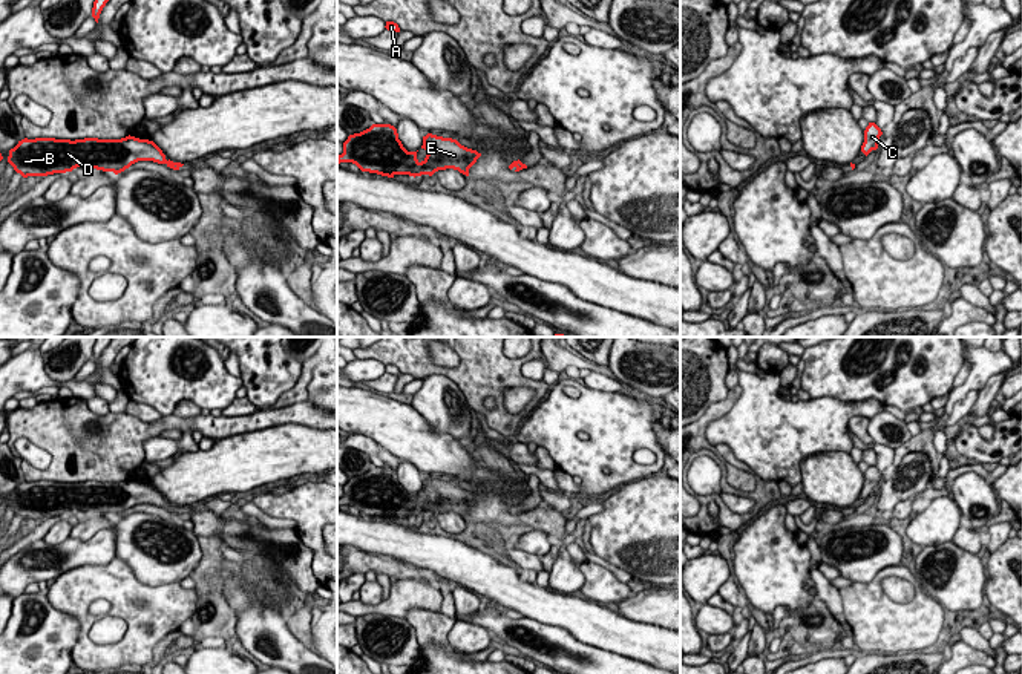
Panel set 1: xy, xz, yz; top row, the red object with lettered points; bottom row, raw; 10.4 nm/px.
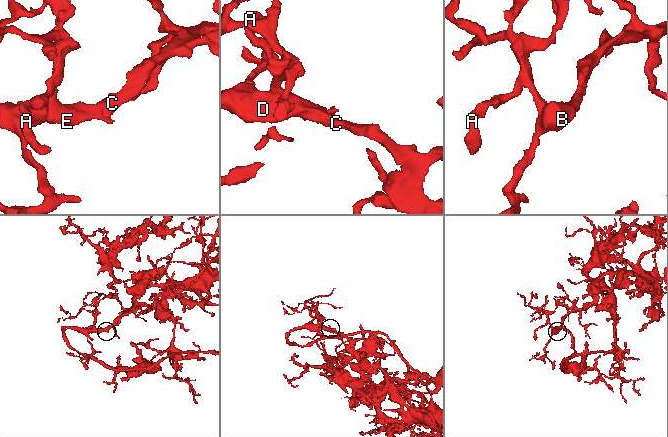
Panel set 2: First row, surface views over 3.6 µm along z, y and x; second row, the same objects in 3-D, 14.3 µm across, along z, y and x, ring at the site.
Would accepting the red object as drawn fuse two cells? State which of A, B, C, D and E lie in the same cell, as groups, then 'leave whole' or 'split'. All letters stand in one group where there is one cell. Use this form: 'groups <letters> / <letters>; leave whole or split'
groups A B C D E; leave whole

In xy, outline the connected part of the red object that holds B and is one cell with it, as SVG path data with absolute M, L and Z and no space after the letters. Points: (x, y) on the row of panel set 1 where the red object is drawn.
M126 136L121 139L21 139L9 150L8 162L23 178L47 176L72 172L77 167L87 170L124 172L138 161L153 161L179 170L184 164L167 161L162 150L149 139Z

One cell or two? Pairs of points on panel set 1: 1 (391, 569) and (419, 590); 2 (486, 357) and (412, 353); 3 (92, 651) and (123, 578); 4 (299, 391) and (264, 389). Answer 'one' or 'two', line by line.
1: two
2: one
3: one
4: two

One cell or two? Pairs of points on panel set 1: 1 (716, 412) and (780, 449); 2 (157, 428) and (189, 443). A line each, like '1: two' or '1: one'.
1: two
2: two

